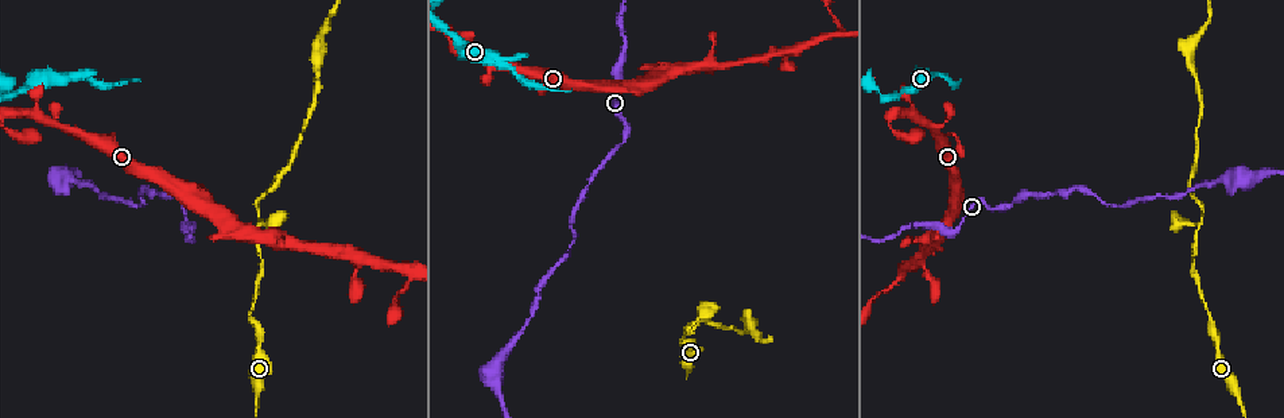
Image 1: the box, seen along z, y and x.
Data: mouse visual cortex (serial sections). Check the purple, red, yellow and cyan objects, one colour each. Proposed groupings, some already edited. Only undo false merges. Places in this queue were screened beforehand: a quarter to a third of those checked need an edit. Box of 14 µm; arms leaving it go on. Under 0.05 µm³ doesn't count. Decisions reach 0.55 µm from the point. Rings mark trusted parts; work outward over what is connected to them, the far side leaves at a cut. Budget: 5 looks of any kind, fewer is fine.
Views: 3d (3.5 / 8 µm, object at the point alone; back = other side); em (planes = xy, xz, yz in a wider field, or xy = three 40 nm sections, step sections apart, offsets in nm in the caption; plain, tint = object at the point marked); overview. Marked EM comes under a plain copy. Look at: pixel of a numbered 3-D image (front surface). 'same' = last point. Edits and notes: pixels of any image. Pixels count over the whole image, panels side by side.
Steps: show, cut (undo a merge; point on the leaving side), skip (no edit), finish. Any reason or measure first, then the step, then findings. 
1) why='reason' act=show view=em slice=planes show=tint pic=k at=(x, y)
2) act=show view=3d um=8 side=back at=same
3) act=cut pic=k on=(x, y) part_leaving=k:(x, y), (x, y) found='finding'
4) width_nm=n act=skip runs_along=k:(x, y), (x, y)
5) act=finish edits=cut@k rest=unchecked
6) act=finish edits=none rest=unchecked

act=show view=3d um=3.5 pic=1 at=(689, 371)

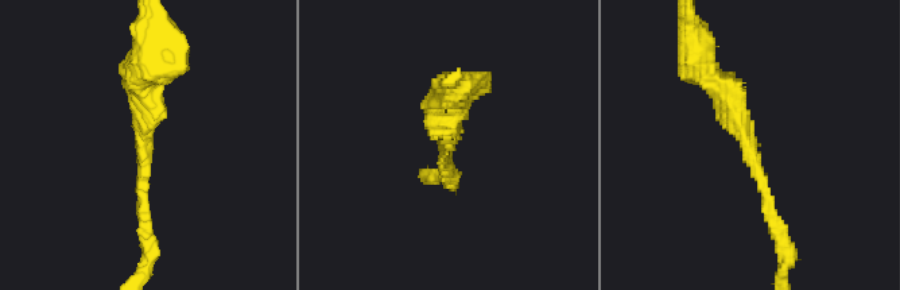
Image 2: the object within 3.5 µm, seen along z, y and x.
arm_widths_nm=150,350 act=show view=em slice=xy step=2 show=tint pic=2 at=(141, 134)

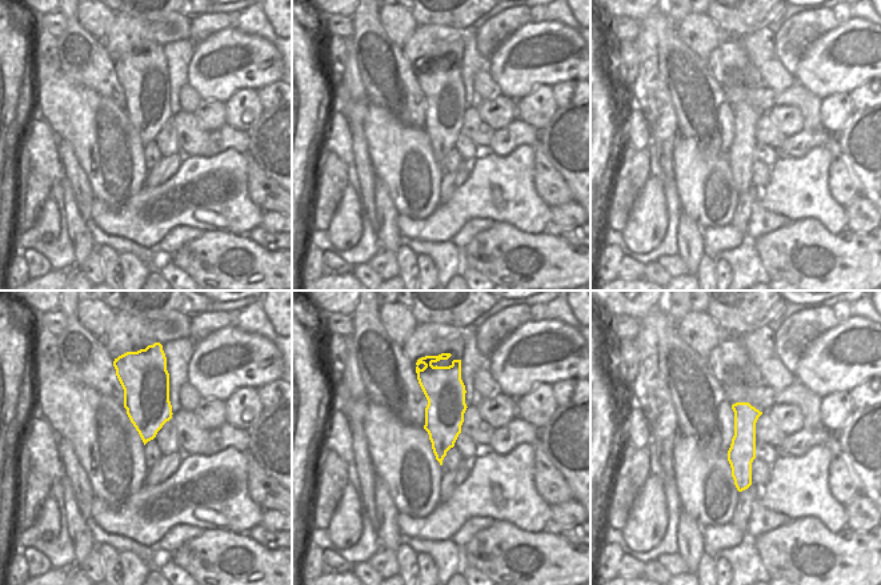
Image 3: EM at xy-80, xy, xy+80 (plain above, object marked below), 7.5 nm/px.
act=skip found='one cell here'

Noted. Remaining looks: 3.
act=show view=em slice=xy step=3 show=tint pic=1 at=(1197, 226)

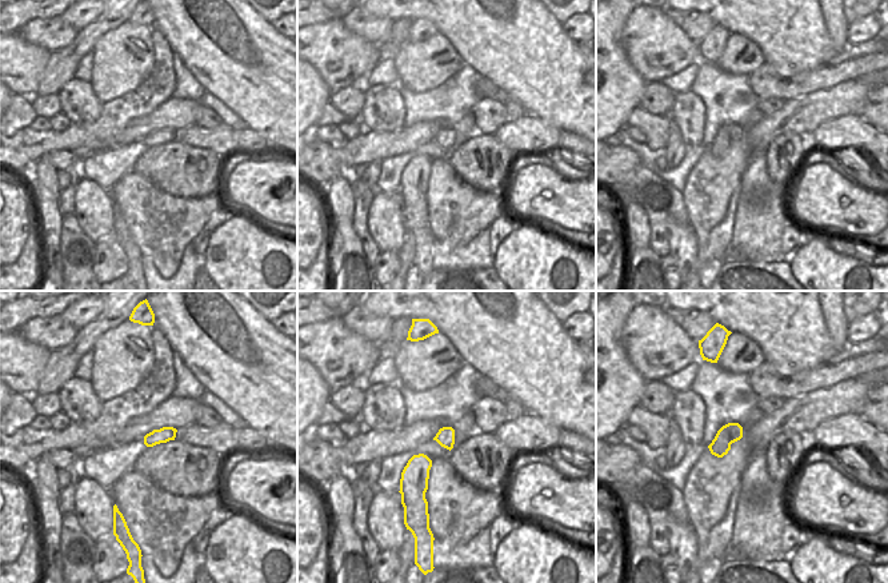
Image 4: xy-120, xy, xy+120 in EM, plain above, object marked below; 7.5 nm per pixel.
act=show view=3d um=3.5 at=same

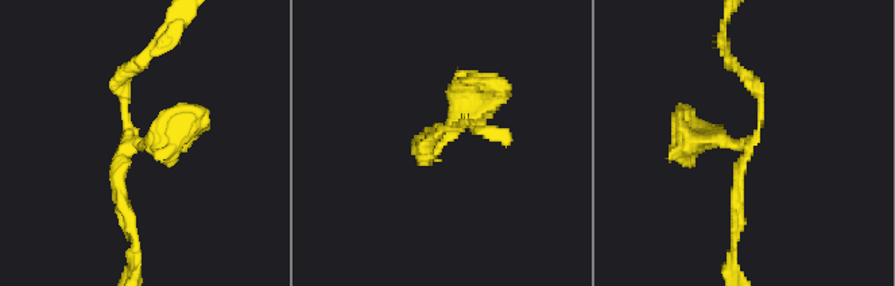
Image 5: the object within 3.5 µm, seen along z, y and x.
width_nm=140 act=skip runs_along=5:(132, 230), (119, 189), (127, 73) found='all the same cell'

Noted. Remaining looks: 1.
act=finish edits=none rest=unchecked

